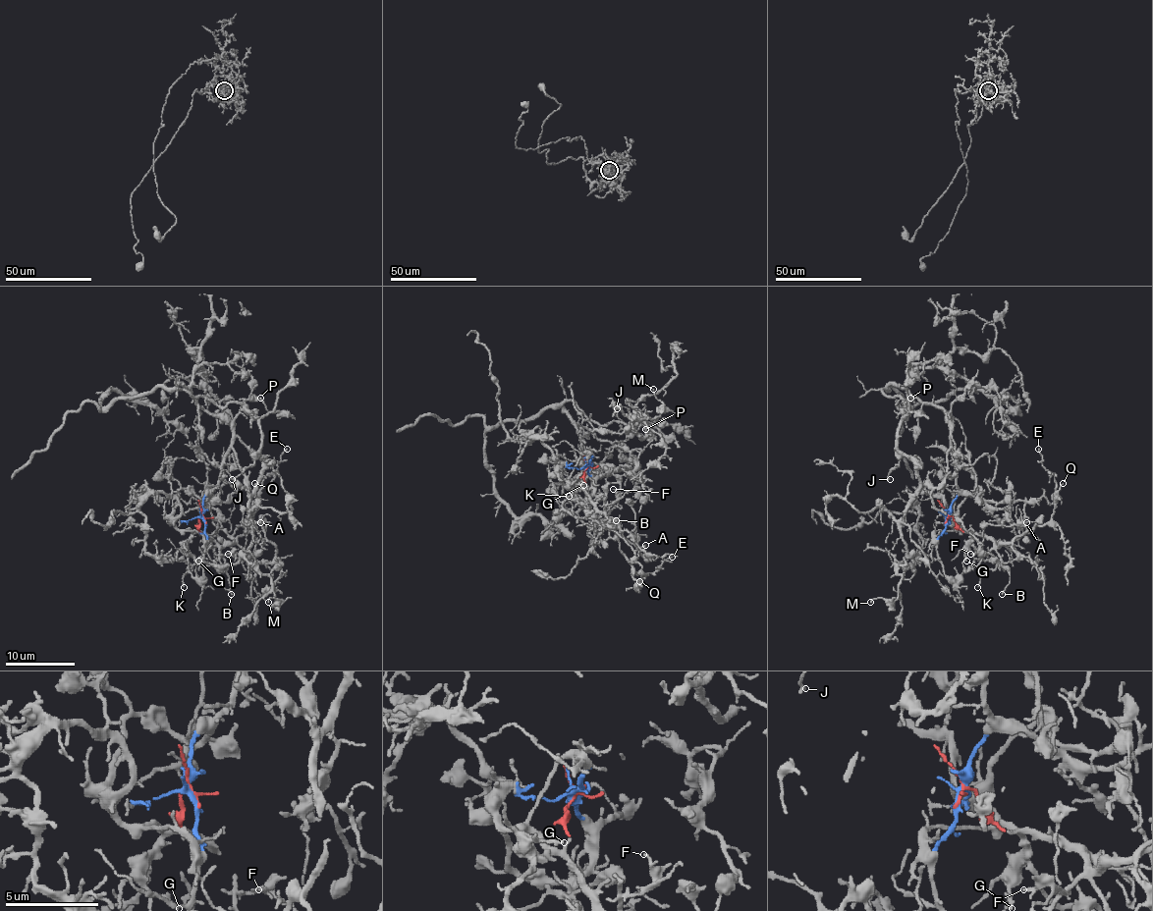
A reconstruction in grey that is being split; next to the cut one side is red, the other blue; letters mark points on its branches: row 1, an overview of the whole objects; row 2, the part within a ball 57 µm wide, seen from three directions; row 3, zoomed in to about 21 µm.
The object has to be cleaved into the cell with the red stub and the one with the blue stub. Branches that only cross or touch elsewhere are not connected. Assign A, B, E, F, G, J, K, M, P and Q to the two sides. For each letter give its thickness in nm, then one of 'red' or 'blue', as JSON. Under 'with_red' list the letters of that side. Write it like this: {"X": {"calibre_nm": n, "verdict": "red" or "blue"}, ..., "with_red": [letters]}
{"A": {"calibre_nm": 140, "verdict": "red"}, "B": {"calibre_nm": 90, "verdict": "red"}, "E": {"calibre_nm": 150, "verdict": "red"}, "F": {"calibre_nm": 160, "verdict": "red"}, "G": {"calibre_nm": 190, "verdict": "red"}, "J": {"calibre_nm": 140, "verdict": "blue"}, "K": {"calibre_nm": 120, "verdict": "red"}, "M": {"calibre_nm": 130, "verdict": "blue"}, "P": {"calibre_nm": 120, "verdict": "blue"}, "Q": {"calibre_nm": 110, "verdict": "red"}, "with_red": ["A", "B", "E", "F", "G", "K", "Q"]}

